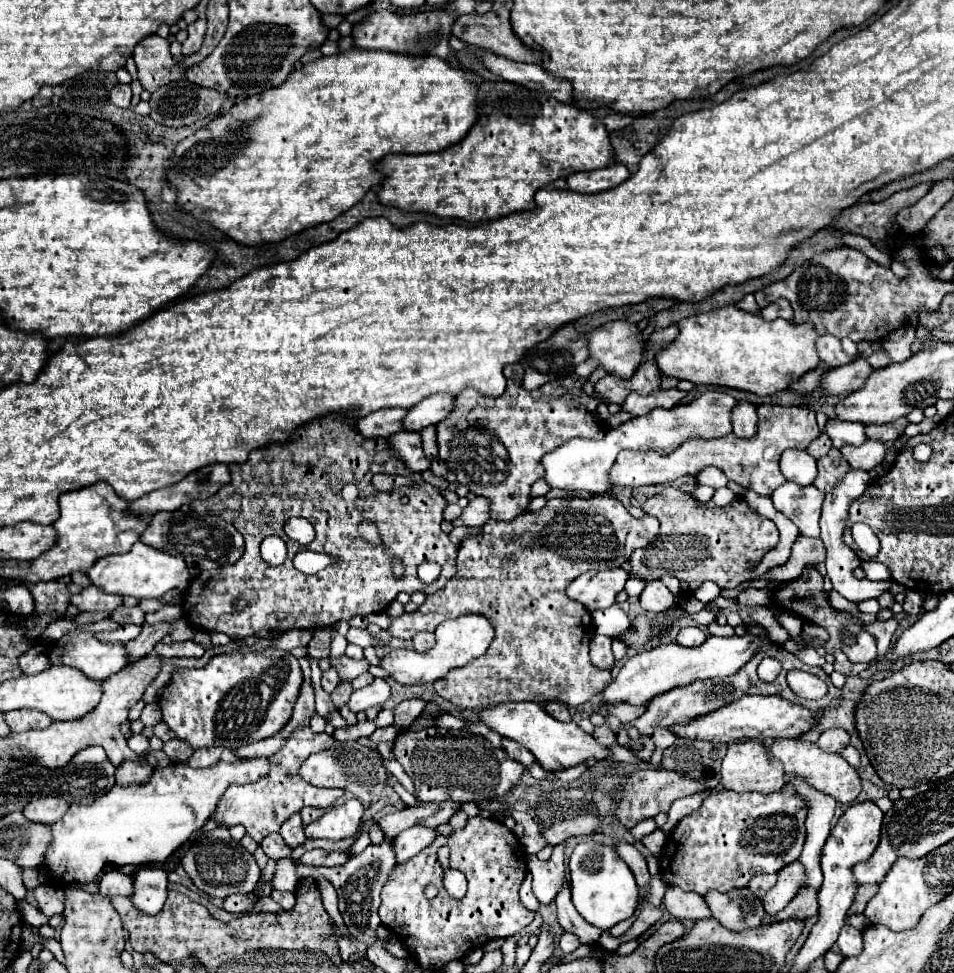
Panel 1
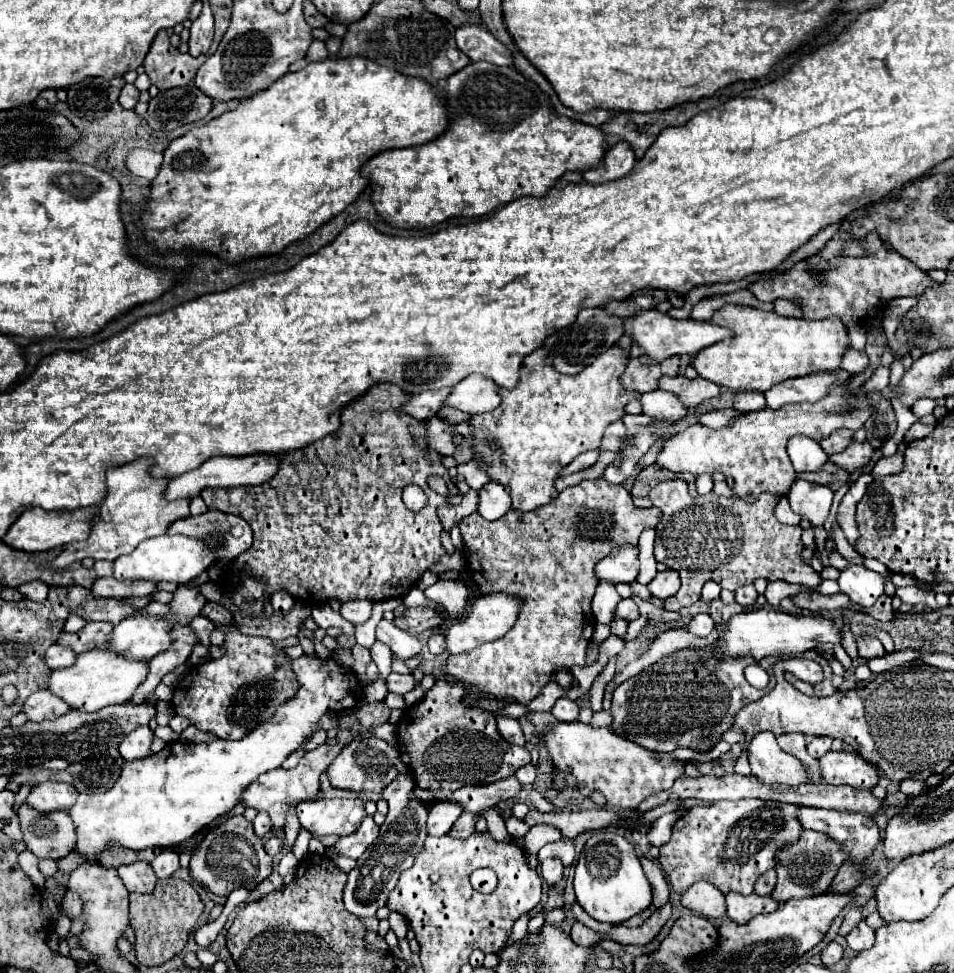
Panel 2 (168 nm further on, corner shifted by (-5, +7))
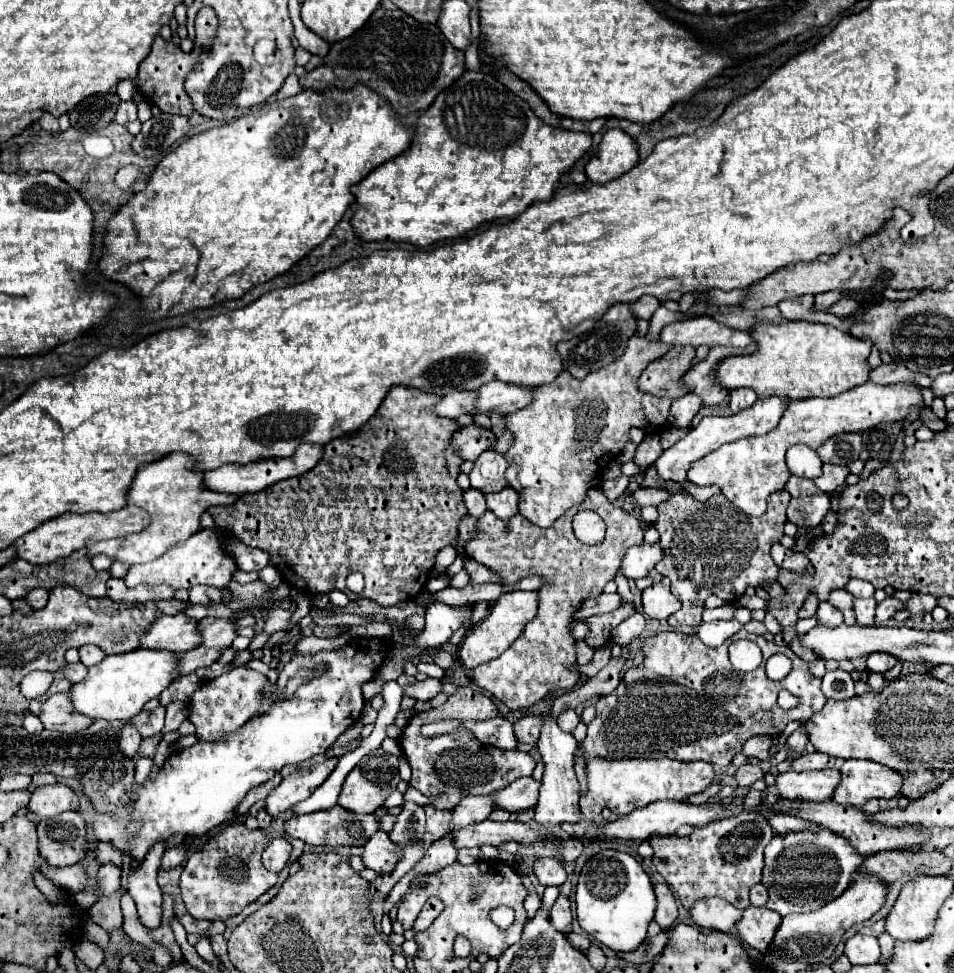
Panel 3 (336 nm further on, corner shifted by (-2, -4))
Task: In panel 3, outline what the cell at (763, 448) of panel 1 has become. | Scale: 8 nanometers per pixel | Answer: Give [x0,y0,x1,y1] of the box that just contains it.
[687,382,923,516]

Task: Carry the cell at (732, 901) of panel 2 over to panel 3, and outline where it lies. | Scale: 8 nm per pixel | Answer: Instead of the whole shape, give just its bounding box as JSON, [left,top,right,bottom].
[737,906,781,952]

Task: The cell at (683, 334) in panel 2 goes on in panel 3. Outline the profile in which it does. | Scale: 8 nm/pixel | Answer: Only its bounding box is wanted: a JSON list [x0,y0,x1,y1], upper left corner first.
[661,316,751,348]

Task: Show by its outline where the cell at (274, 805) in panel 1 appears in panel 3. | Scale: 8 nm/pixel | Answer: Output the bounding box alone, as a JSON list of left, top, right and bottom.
[267,758,339,818]

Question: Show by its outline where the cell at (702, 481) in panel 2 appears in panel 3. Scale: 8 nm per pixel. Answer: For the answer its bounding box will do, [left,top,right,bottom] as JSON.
[653,398,787,482]

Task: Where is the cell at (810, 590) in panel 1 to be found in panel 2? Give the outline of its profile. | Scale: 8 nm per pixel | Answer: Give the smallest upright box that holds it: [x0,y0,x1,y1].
[856,637,886,659]

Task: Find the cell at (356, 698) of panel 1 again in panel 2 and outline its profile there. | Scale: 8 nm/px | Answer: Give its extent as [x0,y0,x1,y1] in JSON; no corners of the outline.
[386,673,414,695]

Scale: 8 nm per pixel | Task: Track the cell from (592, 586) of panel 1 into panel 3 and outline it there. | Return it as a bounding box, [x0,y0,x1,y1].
[621,542,663,580]

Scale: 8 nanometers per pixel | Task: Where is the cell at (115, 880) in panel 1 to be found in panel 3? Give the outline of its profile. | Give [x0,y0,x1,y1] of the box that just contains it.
[127,842,167,930]

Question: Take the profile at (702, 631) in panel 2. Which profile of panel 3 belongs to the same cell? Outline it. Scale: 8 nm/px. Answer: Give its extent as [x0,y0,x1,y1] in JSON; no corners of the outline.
[697,618,743,646]

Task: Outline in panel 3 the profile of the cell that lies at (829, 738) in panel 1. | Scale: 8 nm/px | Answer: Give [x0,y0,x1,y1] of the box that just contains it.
[793,752,829,772]

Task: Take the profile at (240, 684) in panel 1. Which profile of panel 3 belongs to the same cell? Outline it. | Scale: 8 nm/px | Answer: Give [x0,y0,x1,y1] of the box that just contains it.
[189,666,275,740]

